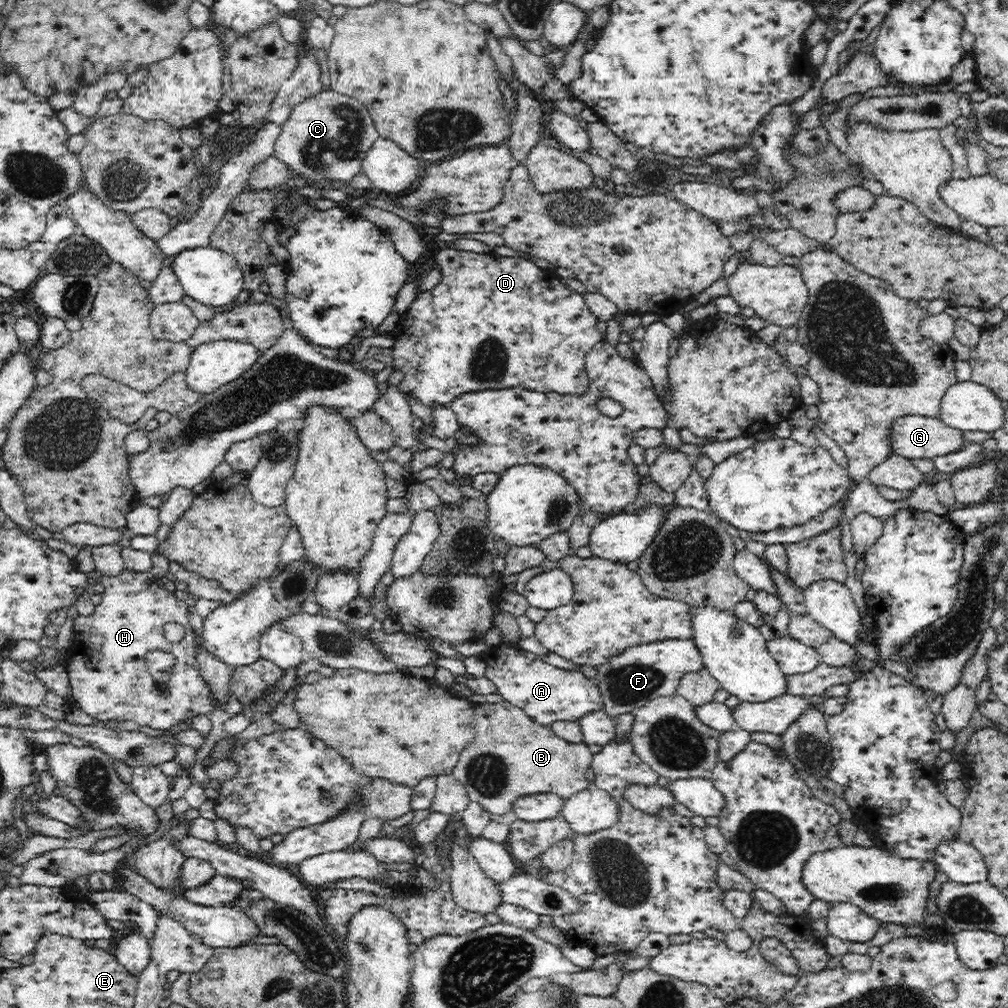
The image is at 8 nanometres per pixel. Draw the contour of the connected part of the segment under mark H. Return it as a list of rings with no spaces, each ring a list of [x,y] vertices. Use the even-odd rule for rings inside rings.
[[[126,569],[118,576],[101,578],[104,592],[99,596],[99,602],[94,606],[92,614],[73,615],[72,640],[70,647],[63,655],[64,672],[68,678],[69,694],[64,698],[67,711],[82,710],[98,722],[96,726],[106,722],[134,722],[140,726],[166,731],[173,728],[183,719],[191,719],[201,713],[210,714],[213,710],[212,701],[206,684],[203,684],[199,663],[195,650],[195,636],[188,622],[189,608],[184,600],[179,600],[174,592],[163,588],[159,578],[152,572],[135,572]],[[176,622],[183,626],[185,636],[177,644],[172,644],[163,635],[164,626]],[[153,649],[168,650],[176,657],[176,672],[173,674],[174,692],[170,696],[160,696],[157,686],[143,664],[144,656]]]

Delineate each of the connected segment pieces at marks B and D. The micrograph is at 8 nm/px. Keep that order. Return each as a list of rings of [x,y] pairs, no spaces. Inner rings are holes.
[[[506,699],[476,705],[474,719],[474,738],[462,749],[450,774],[464,786],[469,801],[479,802],[488,812],[506,814],[510,812],[511,801],[527,795],[554,794],[564,801],[592,786],[586,778],[586,772],[591,768],[594,756],[588,745],[582,742],[571,743],[556,736],[550,726],[534,721]]]
[[[442,249],[436,254],[437,263],[439,264],[439,268],[443,273],[443,279],[432,289],[432,290],[424,290],[424,292],[416,292],[414,298],[414,302],[410,304],[410,308],[404,312],[399,318],[399,322],[397,328],[394,330],[394,342],[392,342],[392,347],[390,347],[390,358],[392,358],[392,372],[402,372],[402,381],[396,385],[396,389],[398,389],[398,393],[405,398],[405,394],[408,394],[410,398],[414,398],[414,400],[418,400],[420,404],[424,404],[424,406],[428,406],[428,408],[438,408],[438,406],[444,406],[444,408],[448,408],[454,400],[460,398],[462,395],[468,393],[489,391],[489,390],[500,390],[505,388],[512,387],[522,387],[522,388],[532,388],[537,389],[538,392],[559,392],[559,393],[568,393],[568,392],[582,392],[584,388],[586,388],[587,376],[586,369],[584,368],[584,358],[586,356],[586,352],[588,352],[591,348],[594,348],[595,344],[598,344],[601,341],[601,333],[598,331],[596,327],[596,323],[598,322],[598,318],[588,309],[586,305],[585,299],[582,294],[570,289],[570,287],[566,286],[562,281],[560,281],[560,277],[554,278],[548,276],[544,269],[540,269],[533,261],[523,258],[522,256],[510,258],[507,256],[500,256],[493,253],[474,253],[471,251],[463,251],[463,250],[452,250],[452,249]]]

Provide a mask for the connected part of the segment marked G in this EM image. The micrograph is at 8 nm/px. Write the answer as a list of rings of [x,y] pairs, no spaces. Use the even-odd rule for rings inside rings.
[[[906,415],[898,416],[890,422],[887,429],[887,438],[890,444],[892,455],[905,456],[914,460],[915,458],[935,458],[938,455],[944,455],[955,452],[956,449],[963,446],[961,431],[946,426],[938,417]]]

